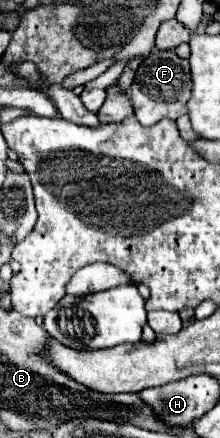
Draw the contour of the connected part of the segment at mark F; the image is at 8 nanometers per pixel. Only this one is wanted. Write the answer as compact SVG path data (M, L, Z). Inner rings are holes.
M161 50L149 54L135 74L135 82L131 84L131 100L135 108L135 116L143 126L153 126L163 118L177 120L187 114L187 102L191 98L191 72L189 62L179 58L173 50Z

